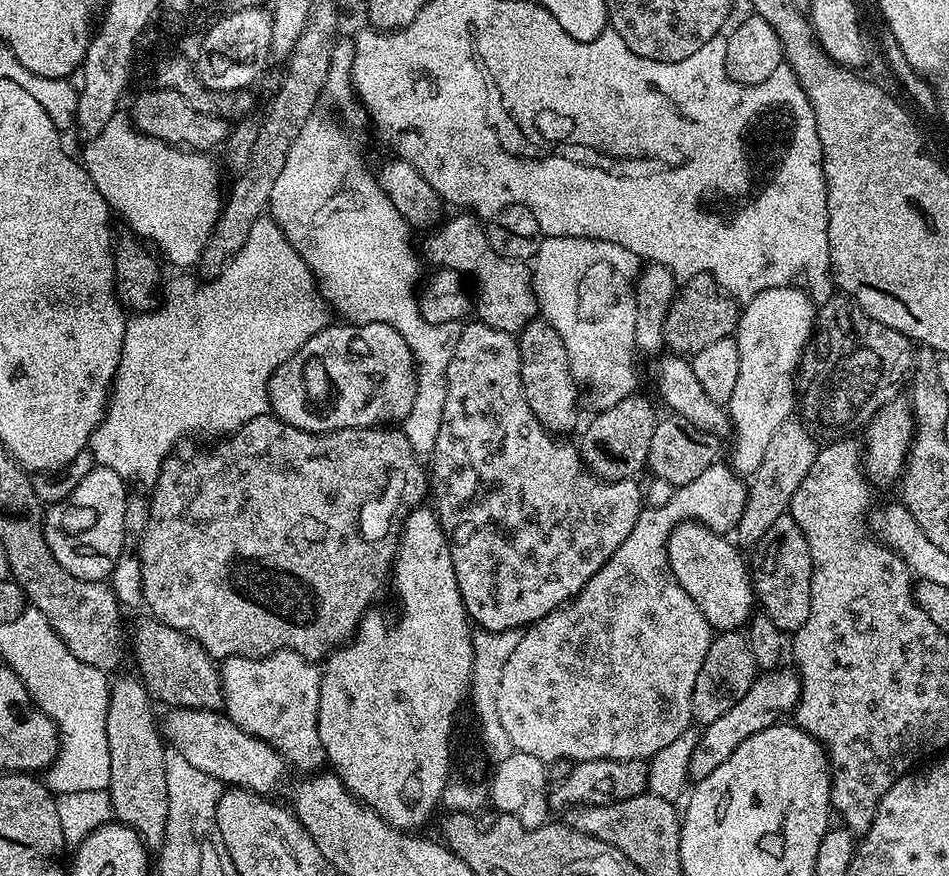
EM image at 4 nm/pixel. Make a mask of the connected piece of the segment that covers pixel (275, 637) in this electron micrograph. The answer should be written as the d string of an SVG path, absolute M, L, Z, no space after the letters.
M266 415L254 418L250 422L246 422L238 431L225 435L223 439L213 446L209 452L180 452L169 454L164 458L164 464L160 468L154 487L151 489L152 498L148 505L148 521L145 526L145 533L141 536L141 544L139 548L141 560L141 580L142 594L144 595L143 603L146 608L149 608L151 615L159 620L161 624L170 626L174 630L178 630L183 636L196 641L201 647L208 652L208 655L215 658L217 661L225 660L228 656L269 656L280 650L290 650L297 652L313 662L320 662L329 654L336 651L337 648L348 643L352 639L355 631L360 626L360 620L365 612L373 607L372 604L384 592L384 587L389 587L390 577L394 572L394 561L396 553L400 547L400 538L402 529L408 521L408 515L414 509L421 507L425 503L424 499L429 499L430 496L430 472L424 464L421 457L414 450L414 446L408 441L408 435L403 430L397 430L392 426L373 426L371 428L343 428L342 430L334 430L333 432L307 432L301 428L295 428L286 423L285 420L280 420L277 416Z

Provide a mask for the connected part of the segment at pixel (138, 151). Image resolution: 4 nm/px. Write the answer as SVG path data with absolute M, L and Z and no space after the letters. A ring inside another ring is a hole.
M117 114L106 123L106 128L84 145L82 163L89 178L96 183L102 198L116 211L124 215L131 231L145 241L153 240L160 252L172 264L180 268L199 265L204 245L215 228L222 207L220 176L212 156L203 151L189 151L174 144L163 144L152 136L136 129L127 115Z

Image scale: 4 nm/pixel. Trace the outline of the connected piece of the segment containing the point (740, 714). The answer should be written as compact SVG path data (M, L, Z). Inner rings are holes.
M781 666L757 675L750 690L738 702L734 702L734 706L730 706L730 710L726 710L726 714L722 714L718 722L703 725L694 746L694 754L690 754L688 774L693 781L714 774L714 770L718 770L718 766L722 766L722 762L726 762L726 758L730 758L730 754L734 754L734 750L738 750L738 746L746 742L746 738L787 717L784 716L787 712L788 715L795 713L796 704L800 701L800 677L791 667L788 668Z

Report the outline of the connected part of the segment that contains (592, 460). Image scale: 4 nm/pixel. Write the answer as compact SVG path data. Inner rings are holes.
M640 395L627 396L622 398L622 402L597 411L597 416L589 422L588 429L579 433L580 459L596 479L630 480L639 477L640 471L645 471L650 454L650 438L654 438L658 413L655 406Z

